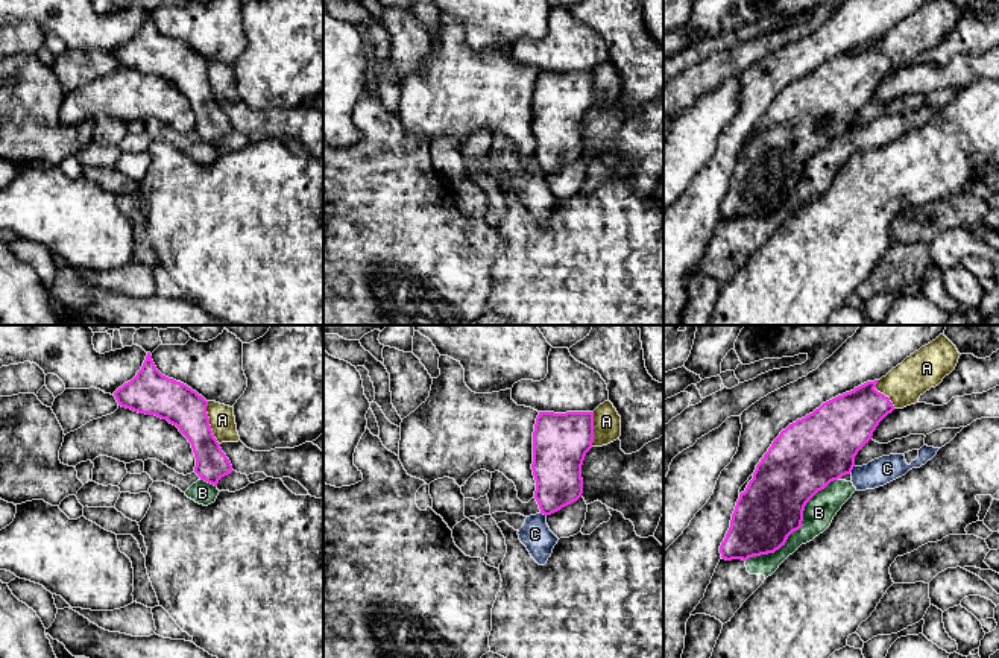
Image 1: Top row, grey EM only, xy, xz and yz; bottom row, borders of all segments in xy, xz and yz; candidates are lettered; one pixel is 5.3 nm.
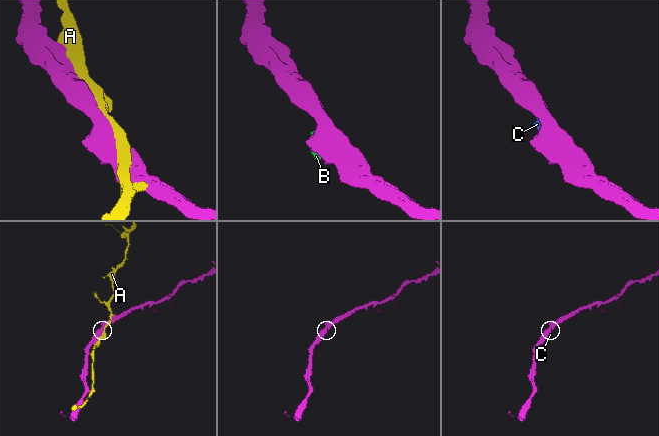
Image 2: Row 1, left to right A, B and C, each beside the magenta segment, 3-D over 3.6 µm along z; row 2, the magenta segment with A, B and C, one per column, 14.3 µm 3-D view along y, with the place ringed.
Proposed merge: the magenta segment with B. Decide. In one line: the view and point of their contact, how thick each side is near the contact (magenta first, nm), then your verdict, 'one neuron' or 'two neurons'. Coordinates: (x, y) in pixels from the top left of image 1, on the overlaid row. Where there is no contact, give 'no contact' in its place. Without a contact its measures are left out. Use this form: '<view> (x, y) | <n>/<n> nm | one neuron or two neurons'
yz (799, 528) | 340/160 nm | two neurons

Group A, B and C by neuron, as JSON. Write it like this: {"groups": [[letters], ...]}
{"groups": [["A"], ["B", "C"]]}

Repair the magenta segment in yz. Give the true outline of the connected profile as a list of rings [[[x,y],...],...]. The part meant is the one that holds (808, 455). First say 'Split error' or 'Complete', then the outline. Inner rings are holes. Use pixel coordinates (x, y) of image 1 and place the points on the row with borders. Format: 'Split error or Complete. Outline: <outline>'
Complete. Outline: [[[867,381],[823,403],[780,432],[756,465],[745,491],[739,494],[730,527],[720,546],[723,559],[747,561],[779,550],[802,527],[806,503],[830,482],[852,473],[858,451],[871,439],[879,422],[894,410],[890,398],[875,389],[878,381]]]

